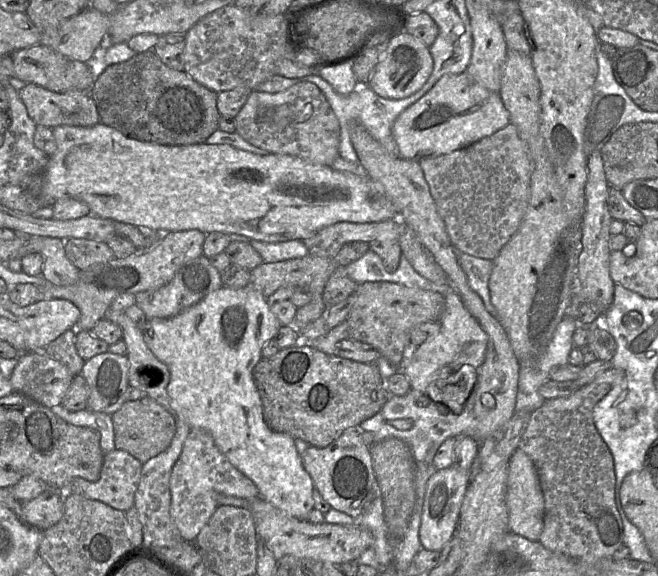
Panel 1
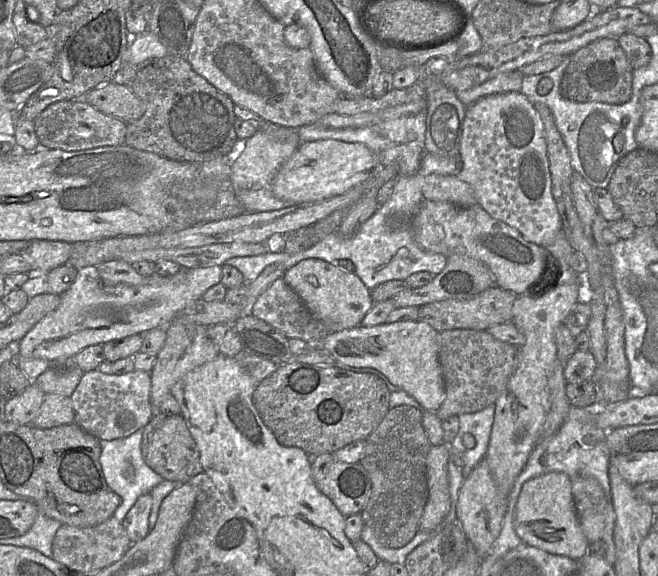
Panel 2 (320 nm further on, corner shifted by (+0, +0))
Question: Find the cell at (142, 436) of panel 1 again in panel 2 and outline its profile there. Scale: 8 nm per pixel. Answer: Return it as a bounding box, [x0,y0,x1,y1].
[141,413,203,483]

